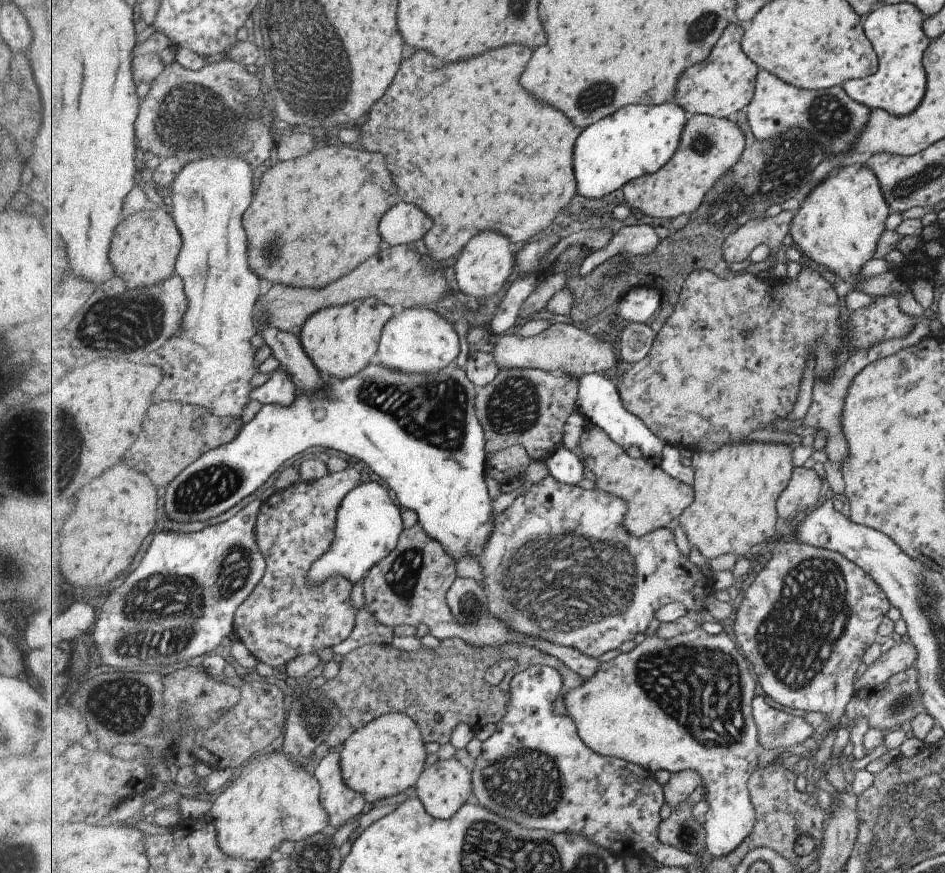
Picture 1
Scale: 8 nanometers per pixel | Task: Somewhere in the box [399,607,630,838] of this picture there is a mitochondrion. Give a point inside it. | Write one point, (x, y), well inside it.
(527, 782)

